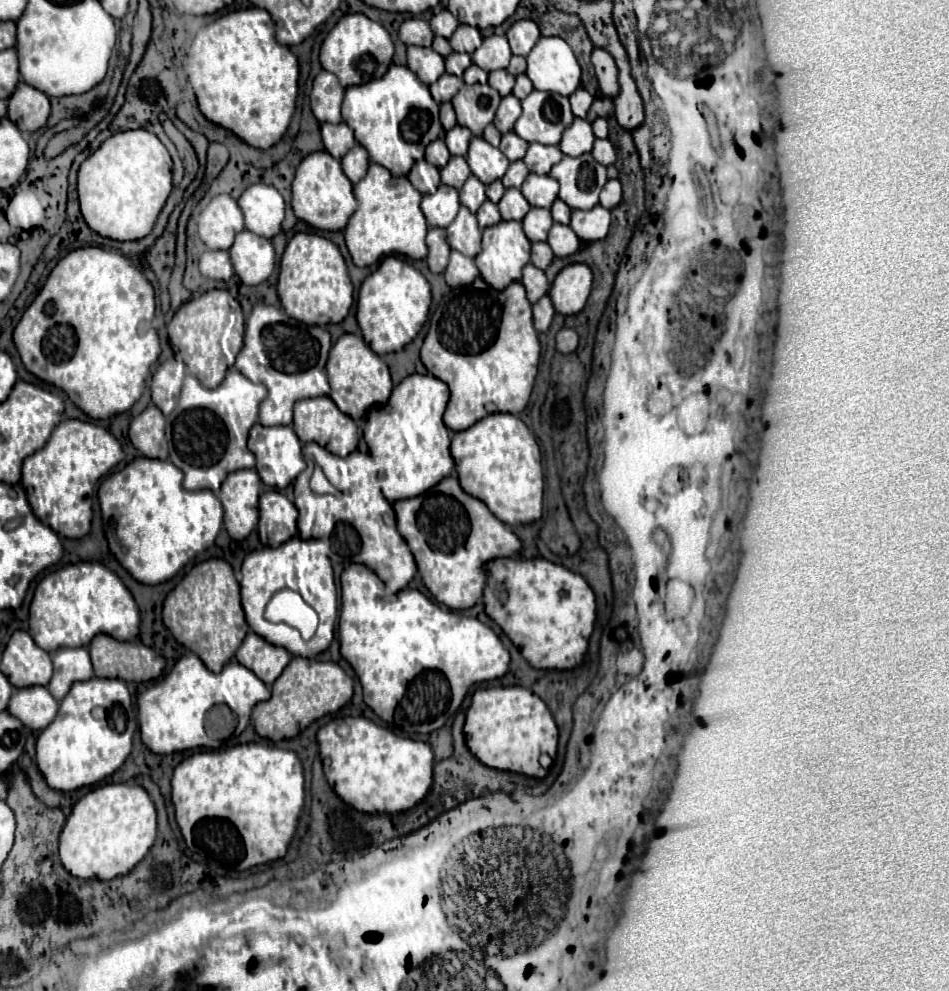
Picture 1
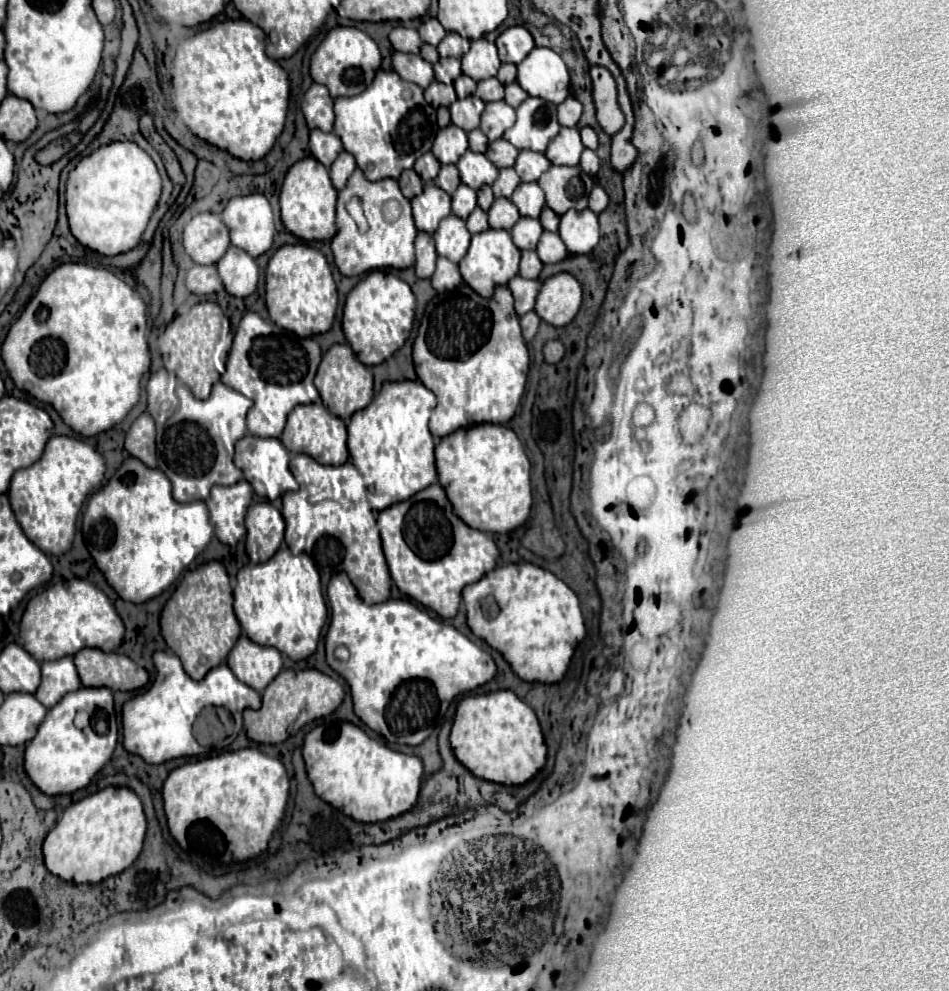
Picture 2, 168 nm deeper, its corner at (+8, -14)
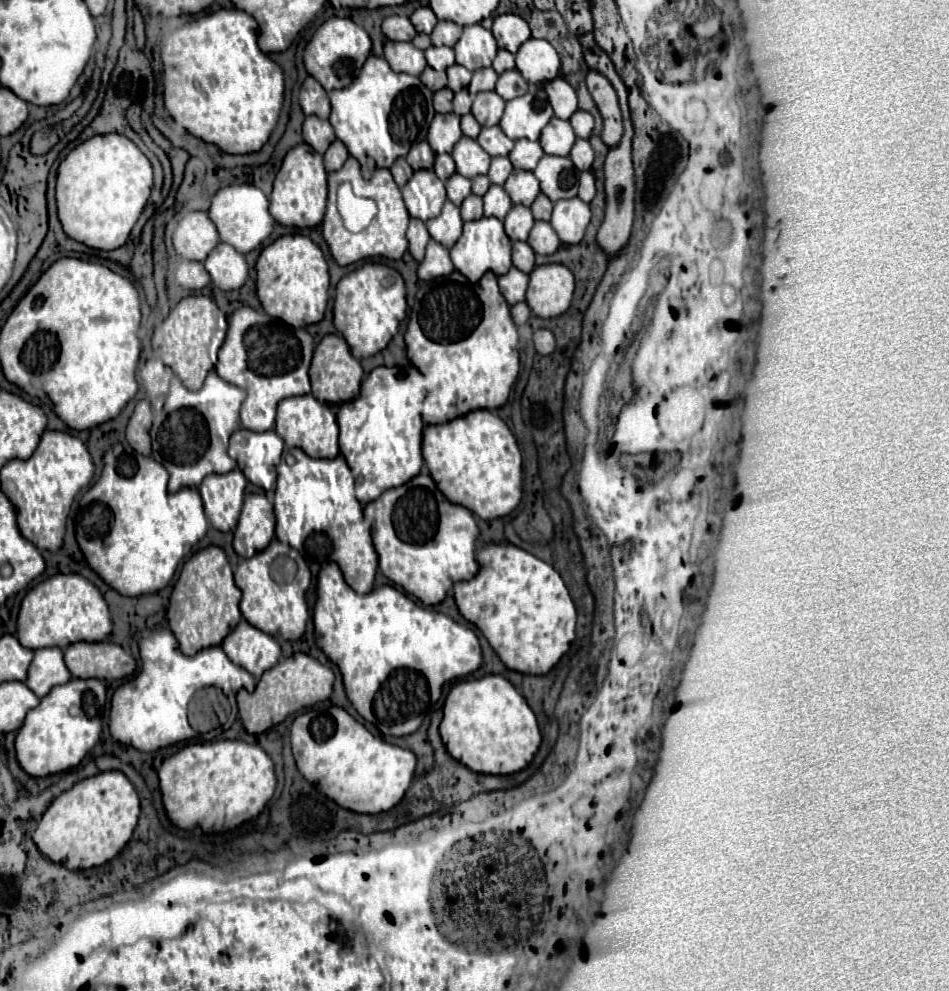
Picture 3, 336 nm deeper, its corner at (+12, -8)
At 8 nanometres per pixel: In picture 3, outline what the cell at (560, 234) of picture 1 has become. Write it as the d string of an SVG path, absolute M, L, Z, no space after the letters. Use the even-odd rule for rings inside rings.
M543 220L535 222L527 242L537 254L553 254L561 246L557 232L551 228L549 222L543 222Z

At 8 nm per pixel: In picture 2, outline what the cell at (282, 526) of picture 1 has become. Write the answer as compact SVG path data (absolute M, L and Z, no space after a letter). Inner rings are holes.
M269 502L253 504L245 516L245 528L247 554L251 554L255 562L267 562L283 542L285 522L281 512Z

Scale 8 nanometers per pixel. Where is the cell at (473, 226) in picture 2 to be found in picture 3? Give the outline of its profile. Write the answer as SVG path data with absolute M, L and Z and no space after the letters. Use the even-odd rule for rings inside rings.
M469 194L463 204L461 204L461 218L465 222L471 222L471 220L479 220L483 218L483 200L475 194Z

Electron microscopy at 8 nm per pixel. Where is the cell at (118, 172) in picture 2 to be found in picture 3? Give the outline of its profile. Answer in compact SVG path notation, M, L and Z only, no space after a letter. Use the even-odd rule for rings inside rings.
M93 136L61 162L57 174L57 208L67 236L97 250L123 246L153 190L153 168L147 156L125 136Z

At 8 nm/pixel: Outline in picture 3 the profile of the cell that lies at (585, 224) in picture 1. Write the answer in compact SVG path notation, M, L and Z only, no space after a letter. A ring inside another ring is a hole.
M571 198L555 202L551 226L555 228L563 244L579 244L585 236L589 222L591 222L591 210L589 204L585 204L583 200Z

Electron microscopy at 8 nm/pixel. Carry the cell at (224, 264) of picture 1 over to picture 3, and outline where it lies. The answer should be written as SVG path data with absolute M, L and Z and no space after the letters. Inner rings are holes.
M185 260L179 264L177 272L175 272L175 280L177 284L181 284L187 290L201 290L203 286L209 284L209 276L207 270L203 268L203 262L193 262L193 260Z

